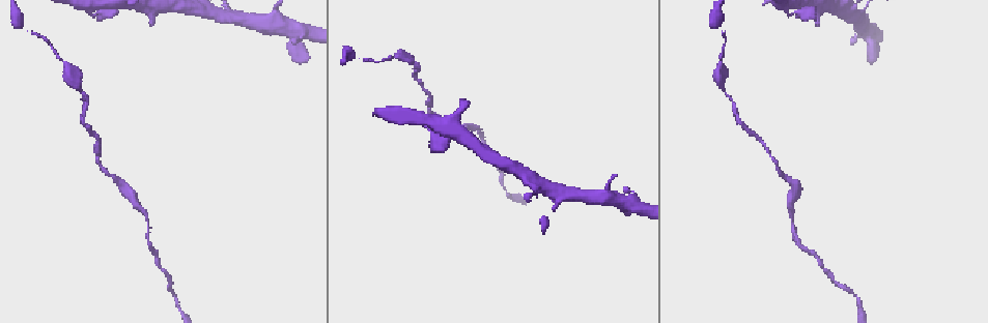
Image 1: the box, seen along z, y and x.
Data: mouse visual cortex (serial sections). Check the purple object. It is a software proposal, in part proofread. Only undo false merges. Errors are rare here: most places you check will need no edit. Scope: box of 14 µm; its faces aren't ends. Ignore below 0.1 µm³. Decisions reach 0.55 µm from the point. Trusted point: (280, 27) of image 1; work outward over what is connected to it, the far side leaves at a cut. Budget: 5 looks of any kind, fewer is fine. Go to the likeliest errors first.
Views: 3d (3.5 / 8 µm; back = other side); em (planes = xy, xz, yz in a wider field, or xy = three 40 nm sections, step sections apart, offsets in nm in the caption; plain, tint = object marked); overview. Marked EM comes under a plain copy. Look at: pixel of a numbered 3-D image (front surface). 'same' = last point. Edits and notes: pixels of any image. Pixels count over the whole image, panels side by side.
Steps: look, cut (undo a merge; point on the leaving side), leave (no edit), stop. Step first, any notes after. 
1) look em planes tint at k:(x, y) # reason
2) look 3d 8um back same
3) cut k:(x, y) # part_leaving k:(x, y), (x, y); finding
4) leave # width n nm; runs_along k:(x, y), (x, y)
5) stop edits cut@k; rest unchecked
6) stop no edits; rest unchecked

look 3d 8um at 1:(562, 200) # three-way junction

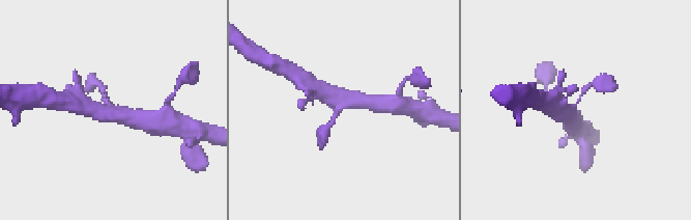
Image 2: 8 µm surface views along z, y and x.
look 3d 3.5um at 2:(572, 108) # zoom in

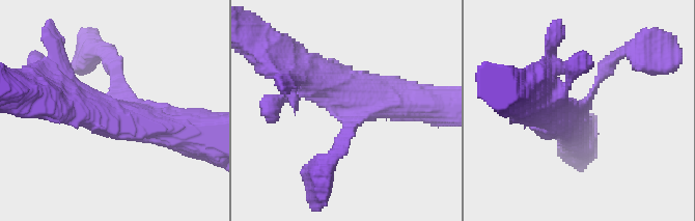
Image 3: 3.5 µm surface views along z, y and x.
leave # all the same cell

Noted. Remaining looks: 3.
look 3d 8um at 1:(90, 7) # sudden change in width

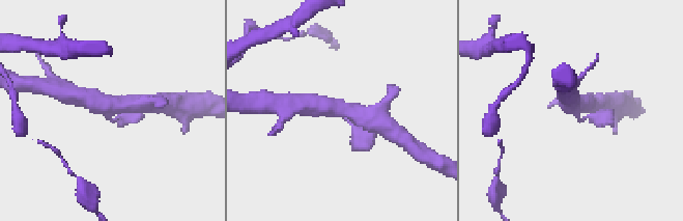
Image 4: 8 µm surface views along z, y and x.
look em planes tint at 4:(577, 115) # arms 3; arm_widths 150, 500, 700 nm

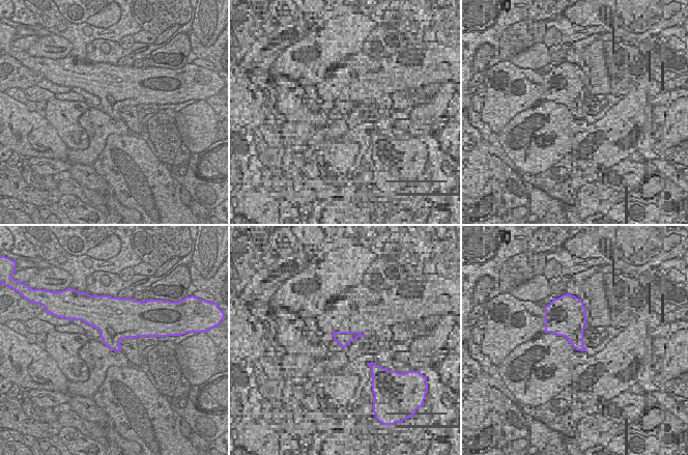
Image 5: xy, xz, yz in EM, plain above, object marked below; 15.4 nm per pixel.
leave # runs_along 4:(370, 117), (346, 109), (312, 106); continuous, no second cell

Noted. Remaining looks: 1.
stop no edits; rest unchecked

